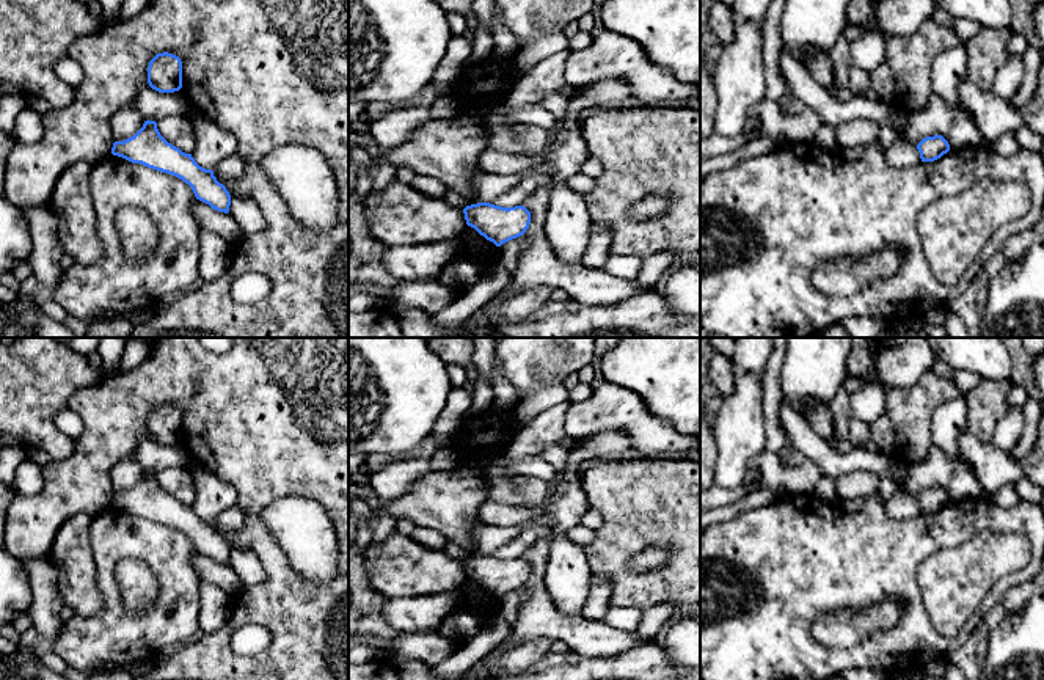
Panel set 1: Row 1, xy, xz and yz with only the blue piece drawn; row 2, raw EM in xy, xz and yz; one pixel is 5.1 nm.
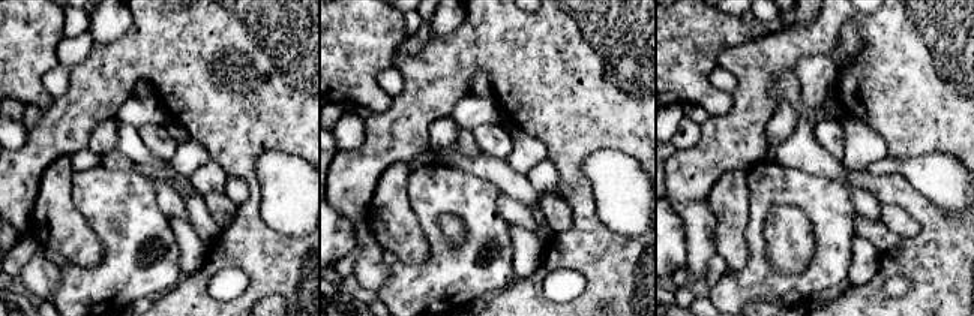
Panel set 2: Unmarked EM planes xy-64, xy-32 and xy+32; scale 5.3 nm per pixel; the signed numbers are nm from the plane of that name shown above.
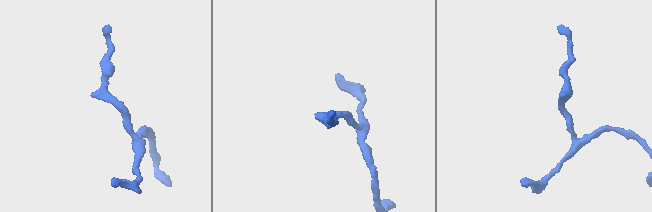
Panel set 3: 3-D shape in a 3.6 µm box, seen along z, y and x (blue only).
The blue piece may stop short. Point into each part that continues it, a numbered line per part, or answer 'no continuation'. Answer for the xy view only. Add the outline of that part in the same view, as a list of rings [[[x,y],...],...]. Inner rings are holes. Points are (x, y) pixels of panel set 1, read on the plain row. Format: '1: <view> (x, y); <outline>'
no continuation

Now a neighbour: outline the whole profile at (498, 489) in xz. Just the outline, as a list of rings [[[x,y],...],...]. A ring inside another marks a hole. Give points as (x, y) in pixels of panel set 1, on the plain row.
[[[485,474],[484,477],[485,499],[509,504],[512,498],[512,481],[502,476]]]

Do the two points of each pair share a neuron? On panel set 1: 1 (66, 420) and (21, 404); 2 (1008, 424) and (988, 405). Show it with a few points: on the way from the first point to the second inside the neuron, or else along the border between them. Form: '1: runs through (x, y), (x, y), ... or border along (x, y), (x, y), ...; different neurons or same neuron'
1: border along (65, 407), (54, 423), (74, 440); different neurons
2: border along (1011, 409), (999, 421), (991, 442); different neurons

